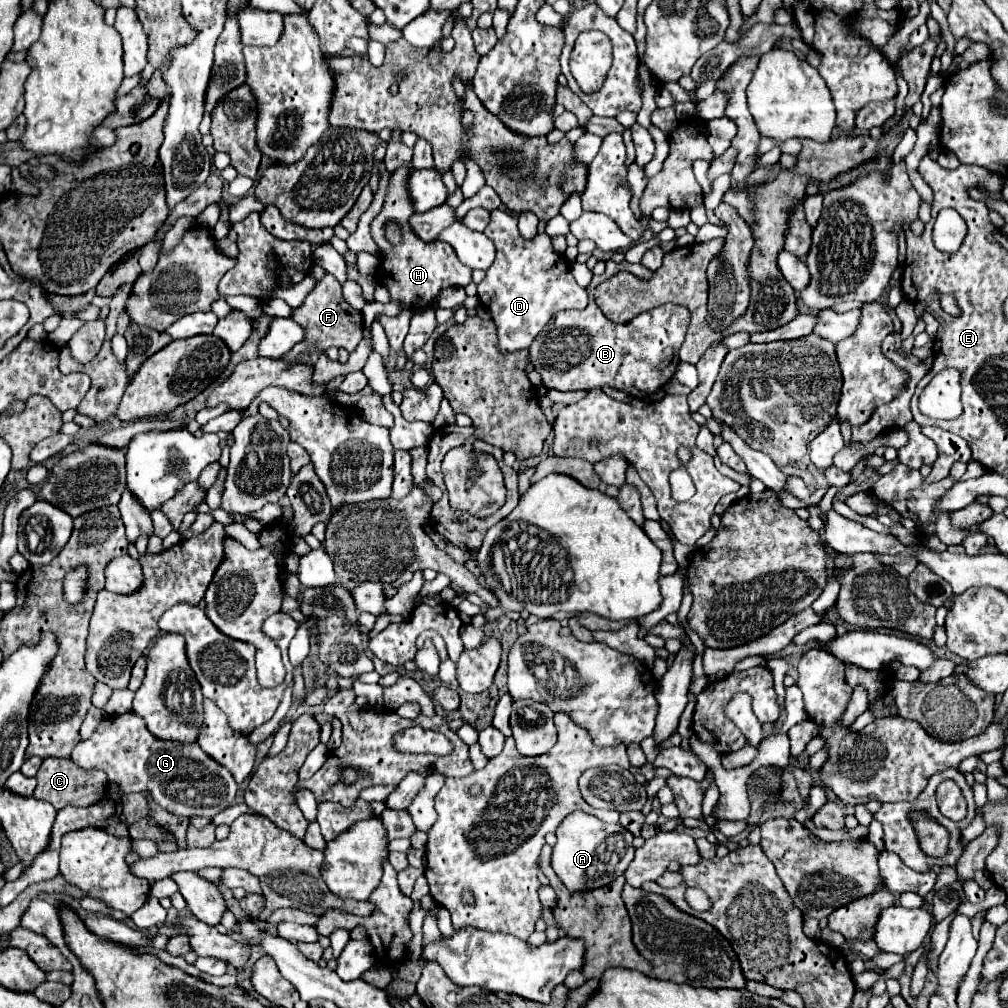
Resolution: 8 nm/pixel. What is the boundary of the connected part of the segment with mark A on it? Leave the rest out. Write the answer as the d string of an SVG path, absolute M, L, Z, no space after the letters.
M572 812L556 830L558 842L552 852L552 868L570 892L596 890L612 884L626 872L634 858L634 836L620 824L606 824L590 814Z

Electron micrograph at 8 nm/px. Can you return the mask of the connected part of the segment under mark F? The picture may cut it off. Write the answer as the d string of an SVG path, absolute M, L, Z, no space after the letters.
M326 274L316 288L310 292L310 296L306 296L304 304L300 308L294 310L292 320L296 320L304 330L306 330L306 340L296 344L286 356L286 362L304 362L314 365L320 352L328 350L330 346L336 348L346 348L348 352L354 352L354 348L358 346L360 338L362 338L362 314L356 312L354 308L350 308L344 298L342 298L342 286L338 284L338 280L332 274Z

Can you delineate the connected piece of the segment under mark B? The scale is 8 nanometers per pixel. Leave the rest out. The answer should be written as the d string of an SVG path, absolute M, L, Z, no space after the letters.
M608 260L606 272L602 276L594 276L588 286L590 294L588 308L580 312L564 310L558 312L554 318L550 318L546 330L542 330L534 338L528 350L528 362L542 376L542 384L546 388L588 390L610 384L630 394L632 398L648 398L674 376L676 366L680 362L678 350L686 336L690 312L678 304L664 304L638 314L628 324L610 322L594 302L594 288L596 284L606 280L606 274L616 274L616 272L630 272L643 280L649 280L653 275L653 272L642 264L630 264L630 262L616 264Z

